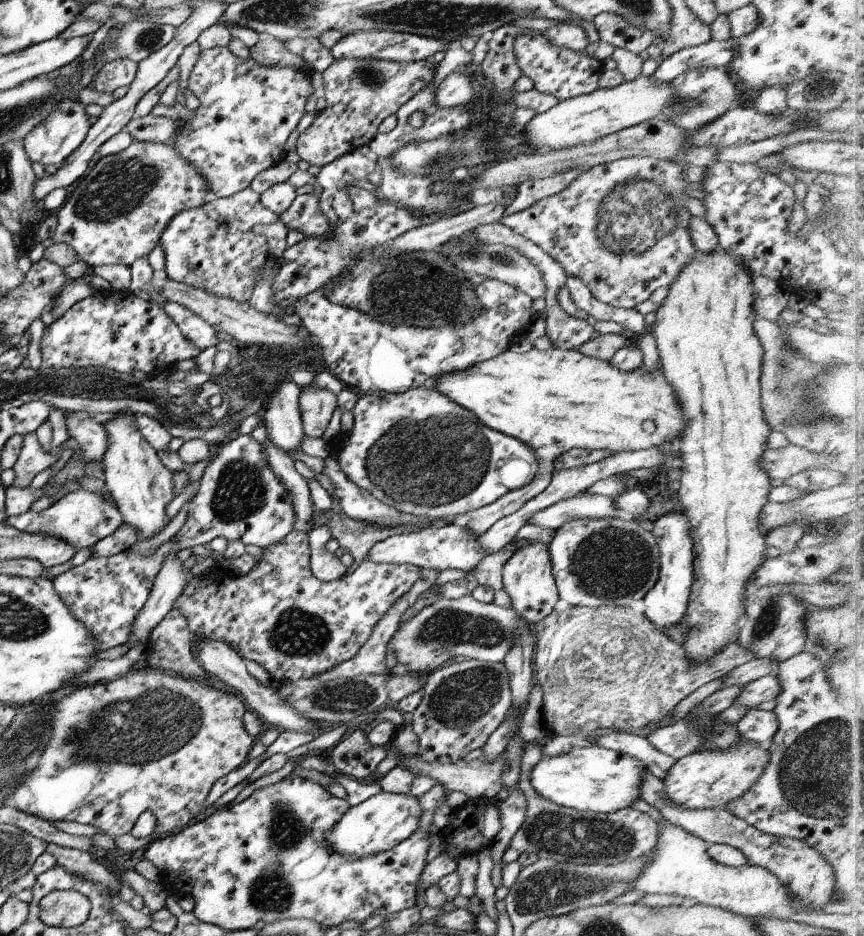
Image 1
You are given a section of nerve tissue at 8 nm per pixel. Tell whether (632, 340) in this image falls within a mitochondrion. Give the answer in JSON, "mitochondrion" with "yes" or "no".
{"mitochondrion":"no"}

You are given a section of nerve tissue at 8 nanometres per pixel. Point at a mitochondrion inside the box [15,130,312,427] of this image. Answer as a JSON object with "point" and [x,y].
{"point":[110,194]}

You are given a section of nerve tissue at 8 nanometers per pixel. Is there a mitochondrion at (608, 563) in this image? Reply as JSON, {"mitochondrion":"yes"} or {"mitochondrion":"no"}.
{"mitochondrion":"yes"}

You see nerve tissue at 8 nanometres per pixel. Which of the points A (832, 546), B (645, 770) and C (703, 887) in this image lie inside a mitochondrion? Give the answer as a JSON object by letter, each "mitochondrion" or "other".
{"A":"other","B":"other","C":"other"}

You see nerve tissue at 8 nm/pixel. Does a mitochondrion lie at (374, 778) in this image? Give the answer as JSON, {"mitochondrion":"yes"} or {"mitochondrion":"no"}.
{"mitochondrion":"no"}

